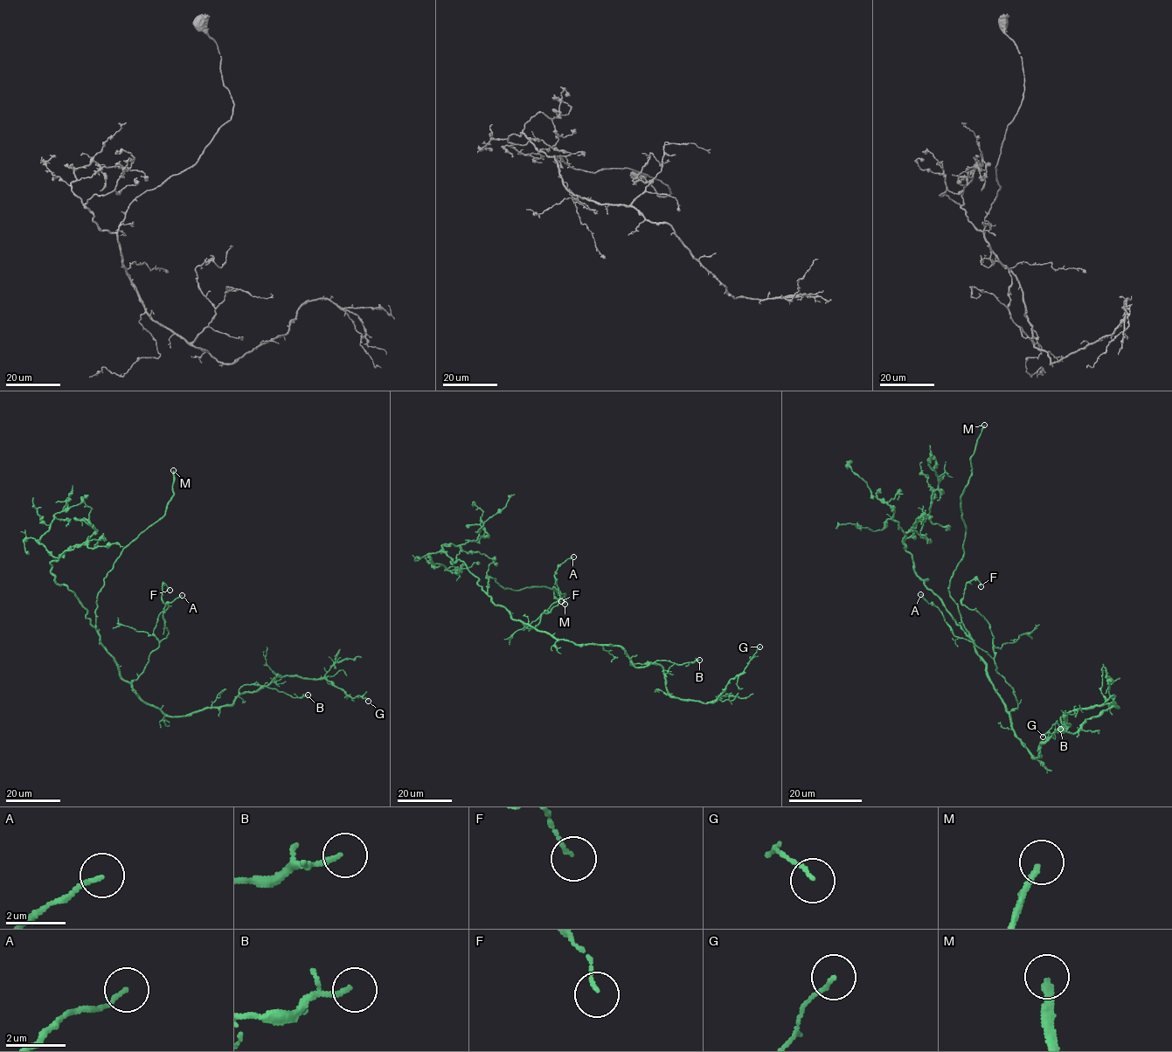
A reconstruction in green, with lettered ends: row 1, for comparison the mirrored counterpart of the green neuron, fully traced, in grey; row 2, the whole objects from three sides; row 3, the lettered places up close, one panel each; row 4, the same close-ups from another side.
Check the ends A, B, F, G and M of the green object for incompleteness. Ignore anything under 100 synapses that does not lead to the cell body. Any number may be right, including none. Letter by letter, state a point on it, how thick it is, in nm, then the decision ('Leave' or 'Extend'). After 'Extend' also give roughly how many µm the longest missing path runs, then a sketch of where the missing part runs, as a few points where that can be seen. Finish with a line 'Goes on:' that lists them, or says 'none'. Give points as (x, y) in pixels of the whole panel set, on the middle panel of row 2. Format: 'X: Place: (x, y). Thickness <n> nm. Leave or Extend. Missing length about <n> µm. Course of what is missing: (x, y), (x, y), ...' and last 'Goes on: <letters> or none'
A: Place: (573, 557). Thickness 130 nm. Leave
B: Place: (699, 660). Thickness 160 nm. Leave
F: Place: (561, 601). Thickness 110 nm. Leave
G: Place: (759, 647). Thickness 120 nm. Leave
M: Place: (565, 604). Thickness 240 nm. Extend. Missing length about 35 µm. Course of what is missing: (565, 604), (557, 615), (561, 616), (555, 612), (546, 615), (546, 612)
Goes on: M

